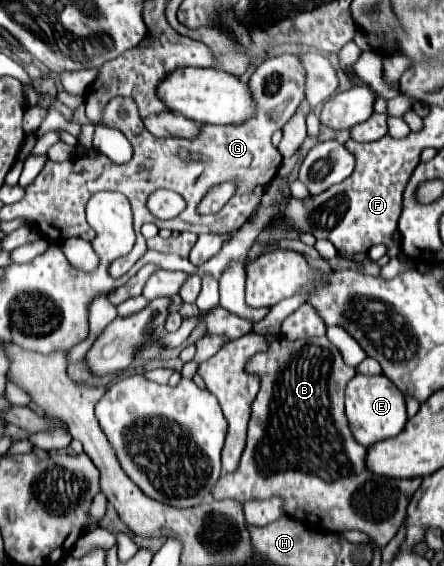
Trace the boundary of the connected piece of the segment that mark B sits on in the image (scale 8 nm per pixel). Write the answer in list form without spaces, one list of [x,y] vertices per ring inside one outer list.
[[[283,335],[267,337],[269,351],[257,353],[249,363],[247,371],[261,377],[261,389],[253,401],[253,413],[247,431],[247,447],[243,451],[239,469],[235,473],[225,473],[215,489],[215,499],[235,499],[241,503],[253,499],[283,499],[285,515],[303,523],[315,533],[343,533],[343,531],[363,531],[379,547],[385,547],[399,527],[407,519],[407,505],[413,493],[419,489],[421,479],[389,479],[371,475],[365,467],[367,447],[359,445],[349,431],[343,391],[351,377],[355,377],[355,367],[343,363],[343,357],[327,337],[311,337],[299,341],[287,341]]]

